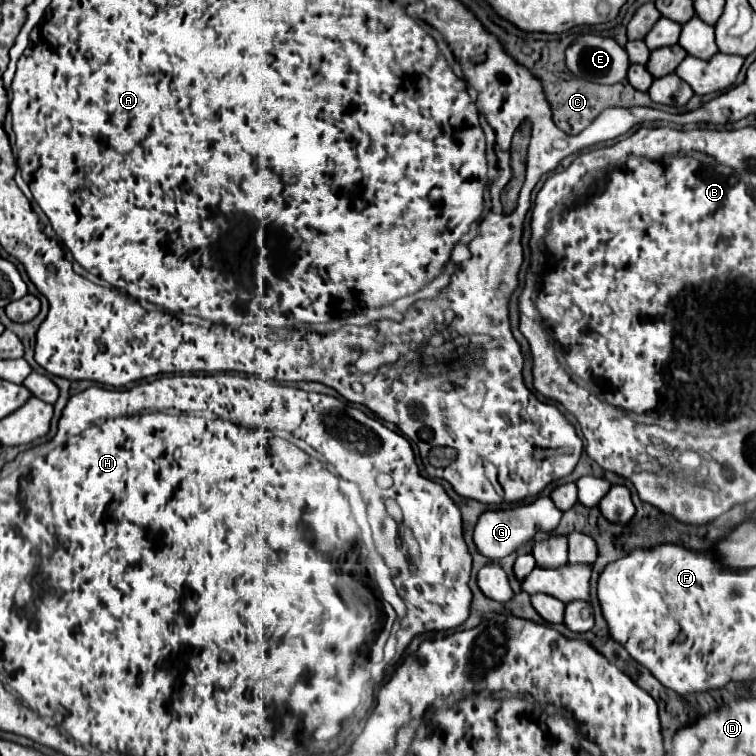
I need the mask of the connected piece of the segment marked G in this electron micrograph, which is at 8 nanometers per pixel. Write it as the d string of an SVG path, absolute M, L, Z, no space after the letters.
M537 497L535 501L531 501L527 505L517 505L517 507L487 509L479 517L479 521L475 525L473 541L475 541L477 551L481 555L489 557L491 561L497 561L501 557L507 557L509 553L513 553L523 543L527 543L535 533L539 533L539 531L553 531L559 525L561 515L563 515L563 511L559 511L555 507L551 497Z

